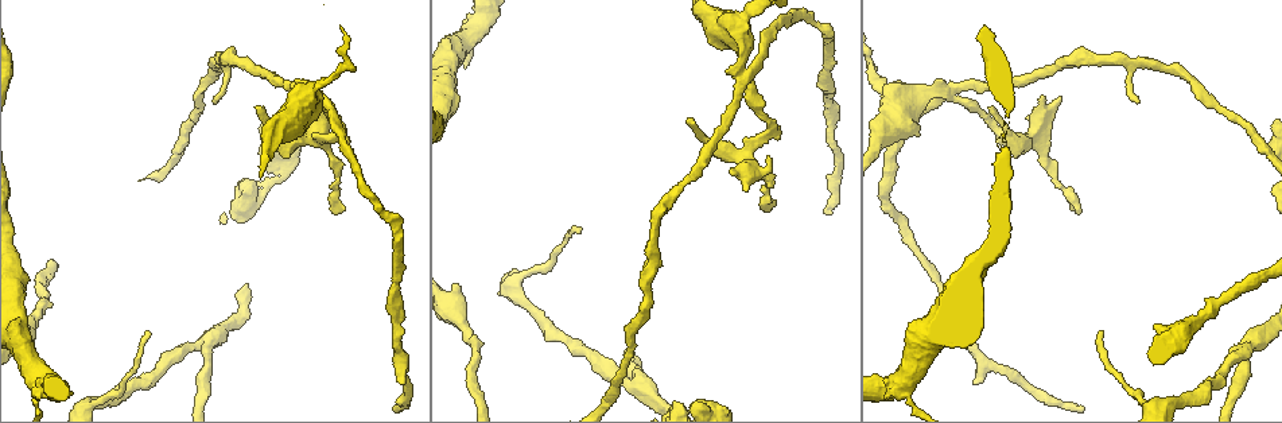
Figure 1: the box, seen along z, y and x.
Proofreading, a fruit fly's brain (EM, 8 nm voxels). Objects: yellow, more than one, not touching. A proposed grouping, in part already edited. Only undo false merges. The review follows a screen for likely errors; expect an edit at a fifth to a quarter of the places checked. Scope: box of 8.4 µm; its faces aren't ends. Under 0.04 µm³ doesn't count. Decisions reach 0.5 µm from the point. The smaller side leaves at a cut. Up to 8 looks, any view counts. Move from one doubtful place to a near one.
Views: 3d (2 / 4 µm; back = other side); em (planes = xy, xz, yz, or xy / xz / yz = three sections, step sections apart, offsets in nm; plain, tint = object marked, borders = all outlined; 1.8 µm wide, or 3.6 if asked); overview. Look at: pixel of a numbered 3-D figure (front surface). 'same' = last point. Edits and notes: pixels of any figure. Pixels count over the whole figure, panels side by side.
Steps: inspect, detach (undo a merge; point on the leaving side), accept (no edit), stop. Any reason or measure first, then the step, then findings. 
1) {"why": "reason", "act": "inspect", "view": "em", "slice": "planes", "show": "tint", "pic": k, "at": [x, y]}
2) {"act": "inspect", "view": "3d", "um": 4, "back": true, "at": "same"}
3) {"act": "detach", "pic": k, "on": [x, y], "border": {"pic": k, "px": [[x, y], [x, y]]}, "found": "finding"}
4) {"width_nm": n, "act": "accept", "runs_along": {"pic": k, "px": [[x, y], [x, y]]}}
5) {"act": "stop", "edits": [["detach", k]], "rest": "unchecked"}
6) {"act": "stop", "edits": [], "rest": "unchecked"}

{"why": "abrupt turn", "act": "inspect", "view": "em", "slice": "yz", "step": 8, "show": "plain", "pic": 1, "at": [314, 140]}

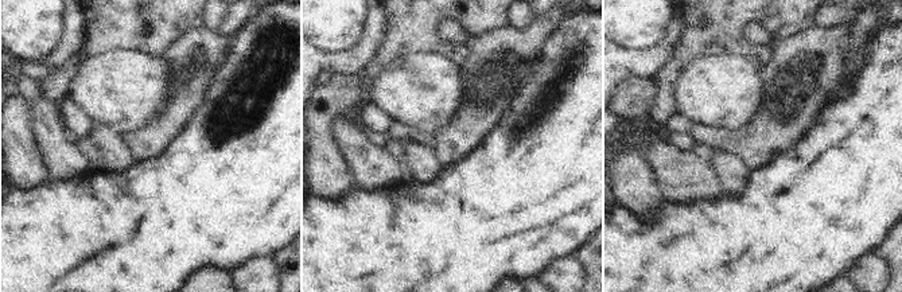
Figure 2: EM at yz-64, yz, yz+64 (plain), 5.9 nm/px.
{"act": "inspect", "view": "em", "slice": "yz", "step": 8, "show": "tint", "at": "same"}

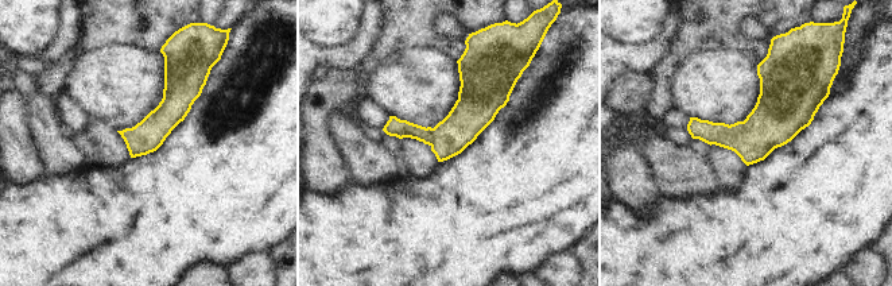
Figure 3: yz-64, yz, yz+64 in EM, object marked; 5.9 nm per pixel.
{"act": "accept", "runs_along": {"pic": 3, "px": [[170, 65], [173, 109], [134, 153]]}, "found": "all the same neuron"}

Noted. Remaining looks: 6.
{"why": "three arms meet", "act": "inspect", "view": "3d", "um": 2, "pic": 1, "at": [907, 381]}

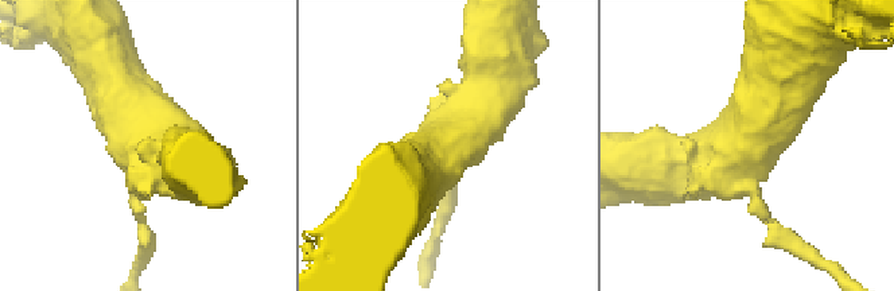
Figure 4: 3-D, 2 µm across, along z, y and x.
{"arms": 3, "act": "inspect", "view": "em", "slice": "xz", "step": 16, "show": "tint", "pic": 4, "at": [446, 143]}

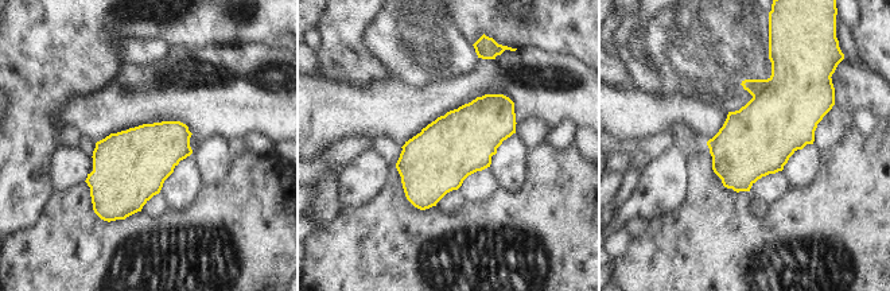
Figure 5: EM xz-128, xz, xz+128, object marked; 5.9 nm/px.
{"act": "inspect", "view": "em", "slice": "planes", "show": "borders", "at": "same"}

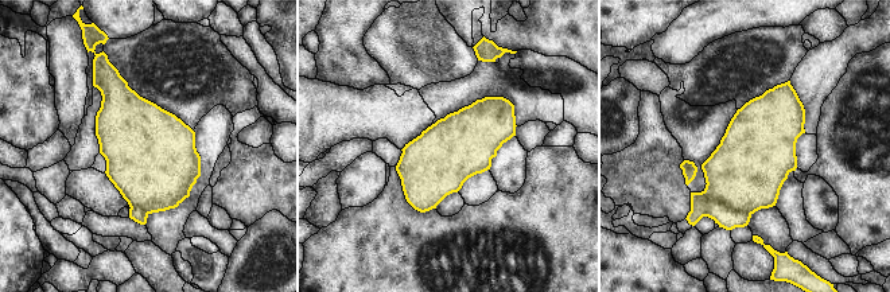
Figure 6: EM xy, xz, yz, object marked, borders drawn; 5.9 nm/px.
{"width_nm": 400, "act": "detach", "pic": 6, "on": [729, 218], "border": {"pic": 6, "px": [[750, 214], [710, 201], [704, 215]]}, "found": "a second neuron is stuck on"}

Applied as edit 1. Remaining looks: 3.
{"why": "three arms meet", "act": "inspect", "view": "em", "slice": "planes", "show": "tint", "pic": 1, "at": [1253, 347]}

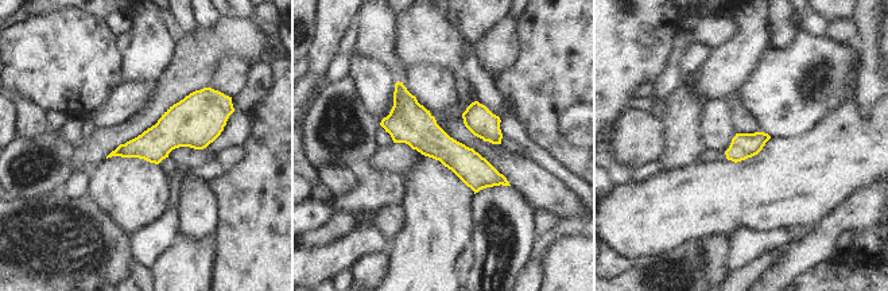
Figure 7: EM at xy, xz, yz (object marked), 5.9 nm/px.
{"width_nm": 150, "act": "accept", "runs_along": {"pic": 7, "px": [[399, 85], [448, 151], [503, 181]]}, "found": "continuous, no second neuron"}

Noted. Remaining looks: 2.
{"act": "stop", "edits": [["detach", 6]], "rest": "unchecked"}

